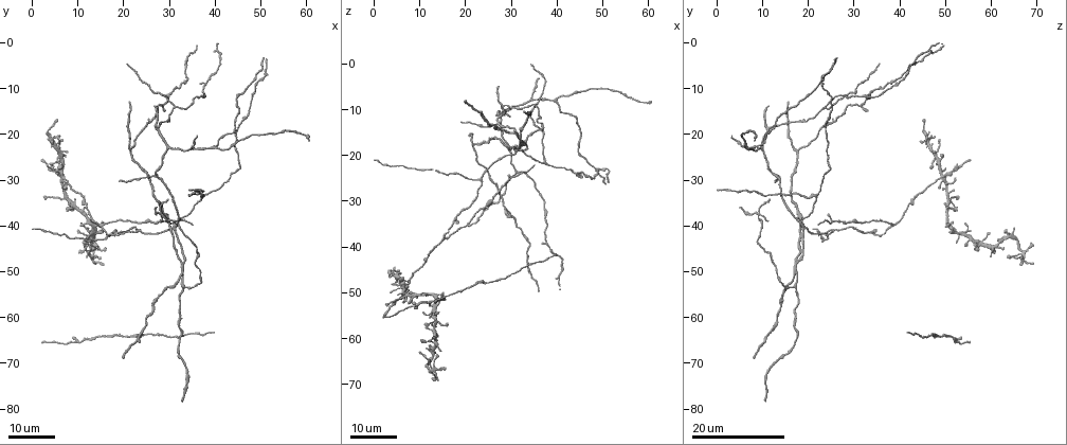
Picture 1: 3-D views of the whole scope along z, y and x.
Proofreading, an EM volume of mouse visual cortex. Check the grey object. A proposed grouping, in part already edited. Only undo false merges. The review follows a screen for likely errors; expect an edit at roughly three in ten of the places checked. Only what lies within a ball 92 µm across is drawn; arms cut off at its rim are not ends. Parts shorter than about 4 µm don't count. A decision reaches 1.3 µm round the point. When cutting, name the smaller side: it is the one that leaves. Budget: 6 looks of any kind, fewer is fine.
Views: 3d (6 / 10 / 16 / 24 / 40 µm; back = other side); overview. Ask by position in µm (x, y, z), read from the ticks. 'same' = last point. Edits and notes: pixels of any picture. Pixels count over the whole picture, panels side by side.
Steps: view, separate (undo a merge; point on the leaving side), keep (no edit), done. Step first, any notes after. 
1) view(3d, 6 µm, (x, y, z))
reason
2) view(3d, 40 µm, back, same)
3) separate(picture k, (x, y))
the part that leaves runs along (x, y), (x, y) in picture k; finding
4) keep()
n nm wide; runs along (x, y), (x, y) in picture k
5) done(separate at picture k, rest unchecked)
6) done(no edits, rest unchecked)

view(3d, 24 µm, (29.5, 23.0, 10.0))
three-way junction

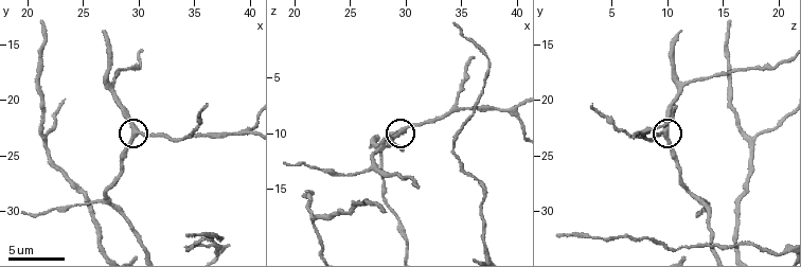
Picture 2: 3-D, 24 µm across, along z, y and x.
view(3d, 10 µm, (29.8, 22.8, 9.8))

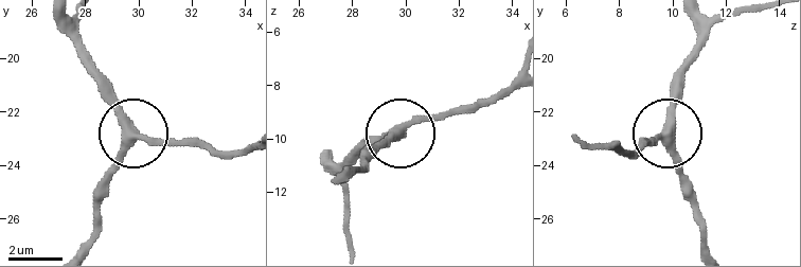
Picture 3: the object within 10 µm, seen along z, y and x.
view(3d, 6 µm, (29.9, 22.8, 9.7))

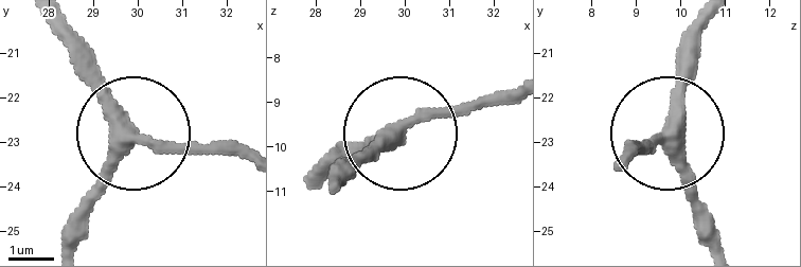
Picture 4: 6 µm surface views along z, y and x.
keep()
3 arms; runs along (69, 241), (100, 172), (129, 142), (228, 138) in picture 4; one cell here

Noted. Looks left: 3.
view(3d, 16 µm, (37.0, 33.5, 21.5))
a fork

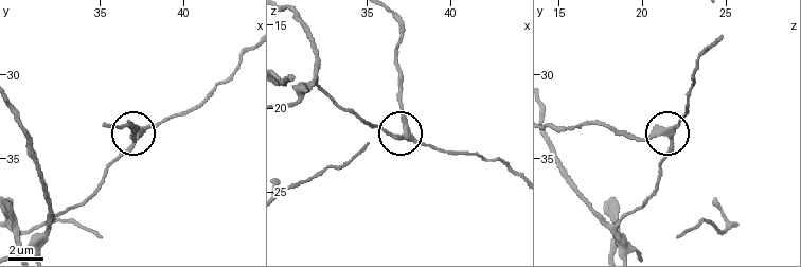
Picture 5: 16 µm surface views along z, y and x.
view(3d, 10 µm, (37.4, 33.2, 21.2))

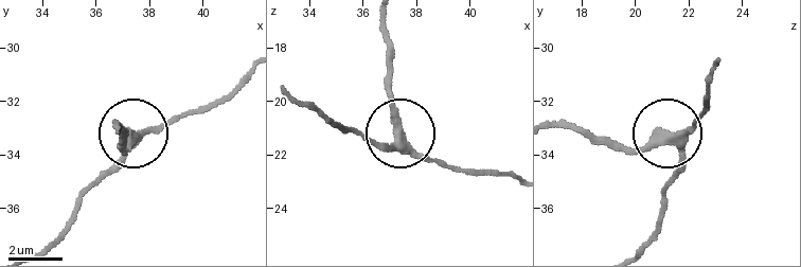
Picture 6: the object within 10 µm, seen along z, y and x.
separate(picture 6, (127, 147))
320 nm wide; the part that leaves runs along (403, 145), (389, 93), (383, 18) in picture 6; two cells meet here

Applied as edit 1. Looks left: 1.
done(separate at picture 6, rest unchecked)

